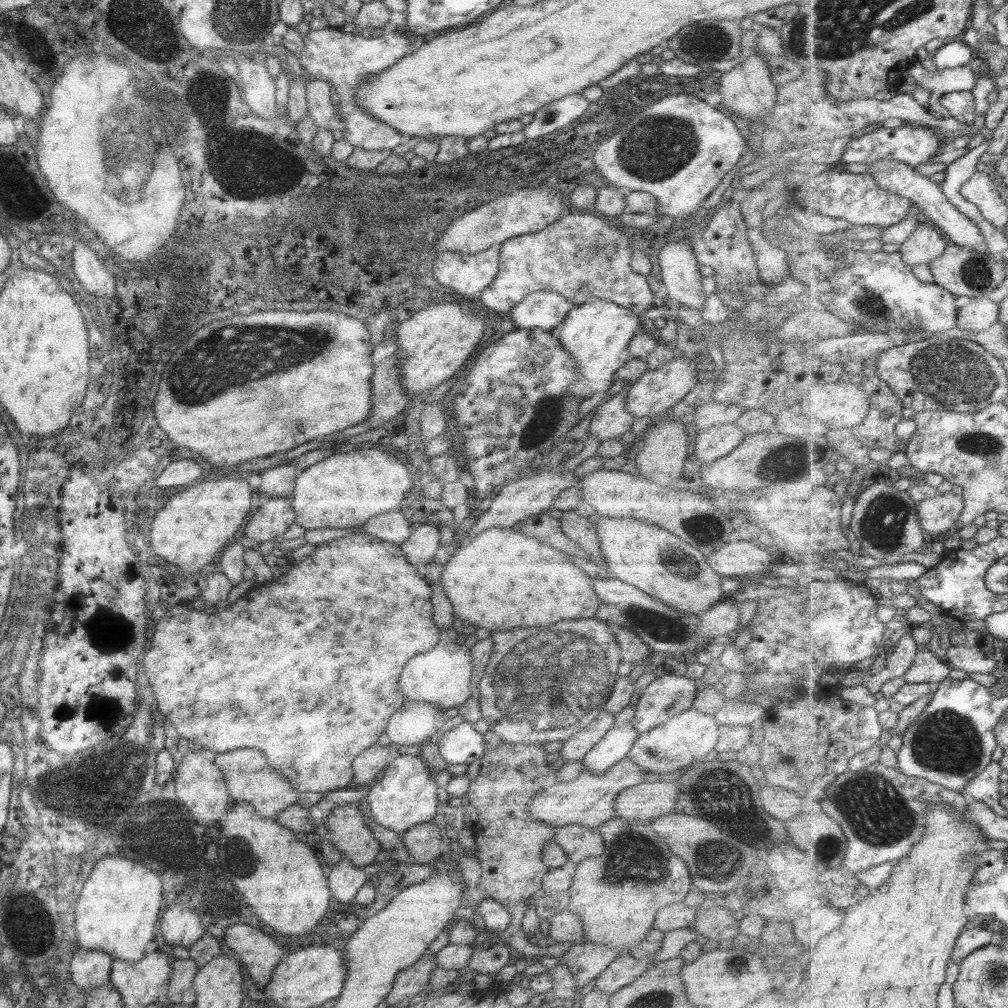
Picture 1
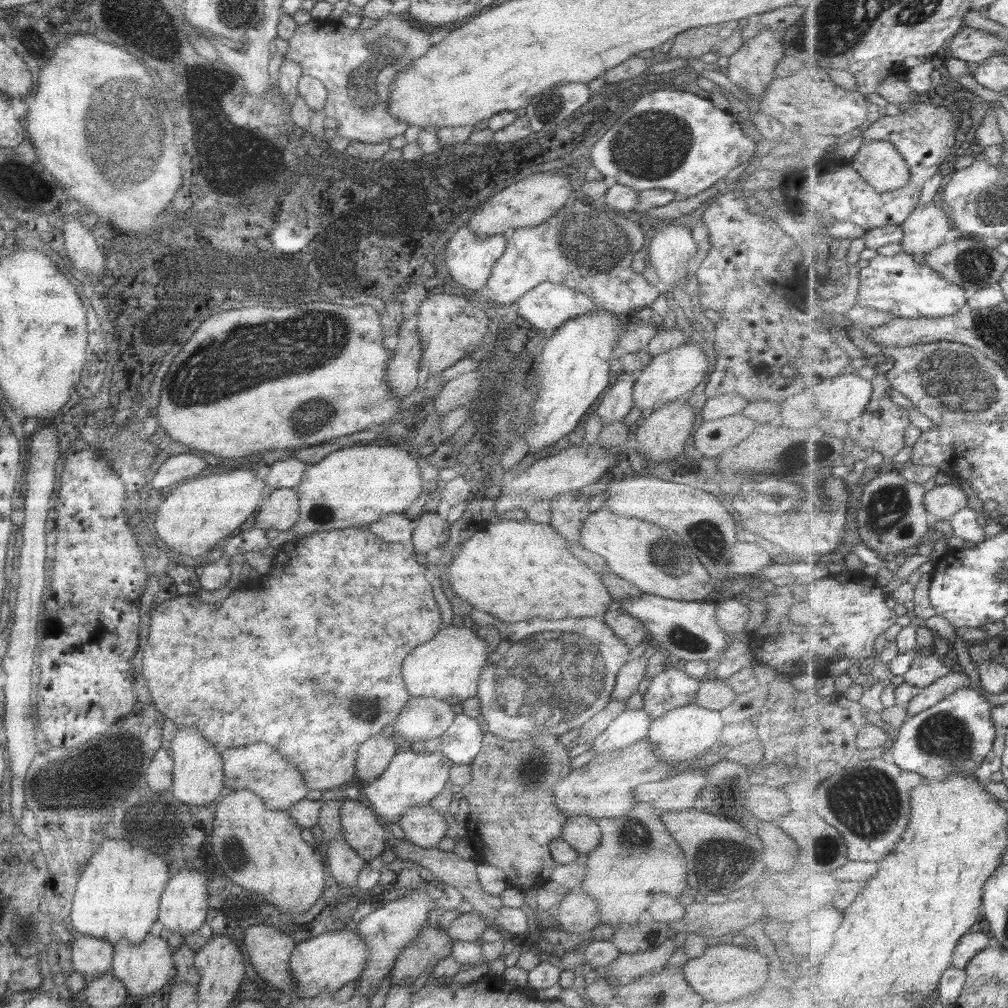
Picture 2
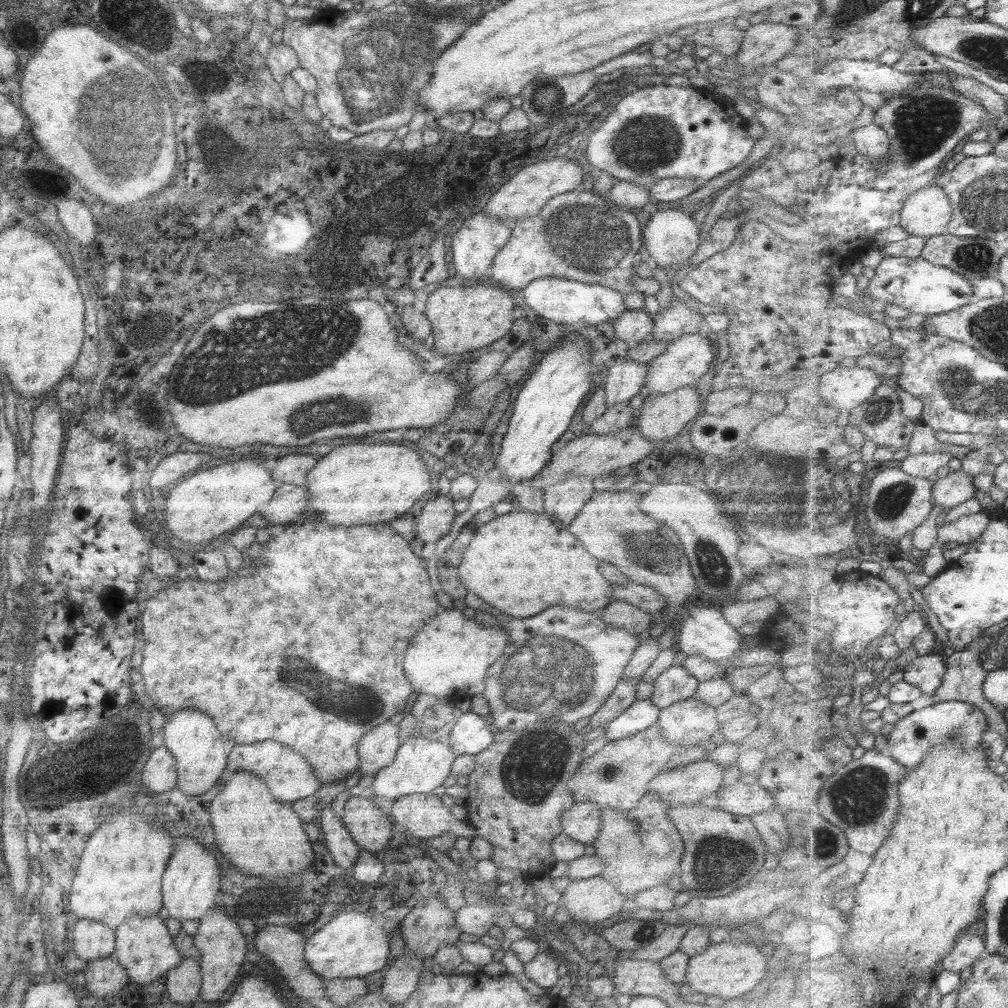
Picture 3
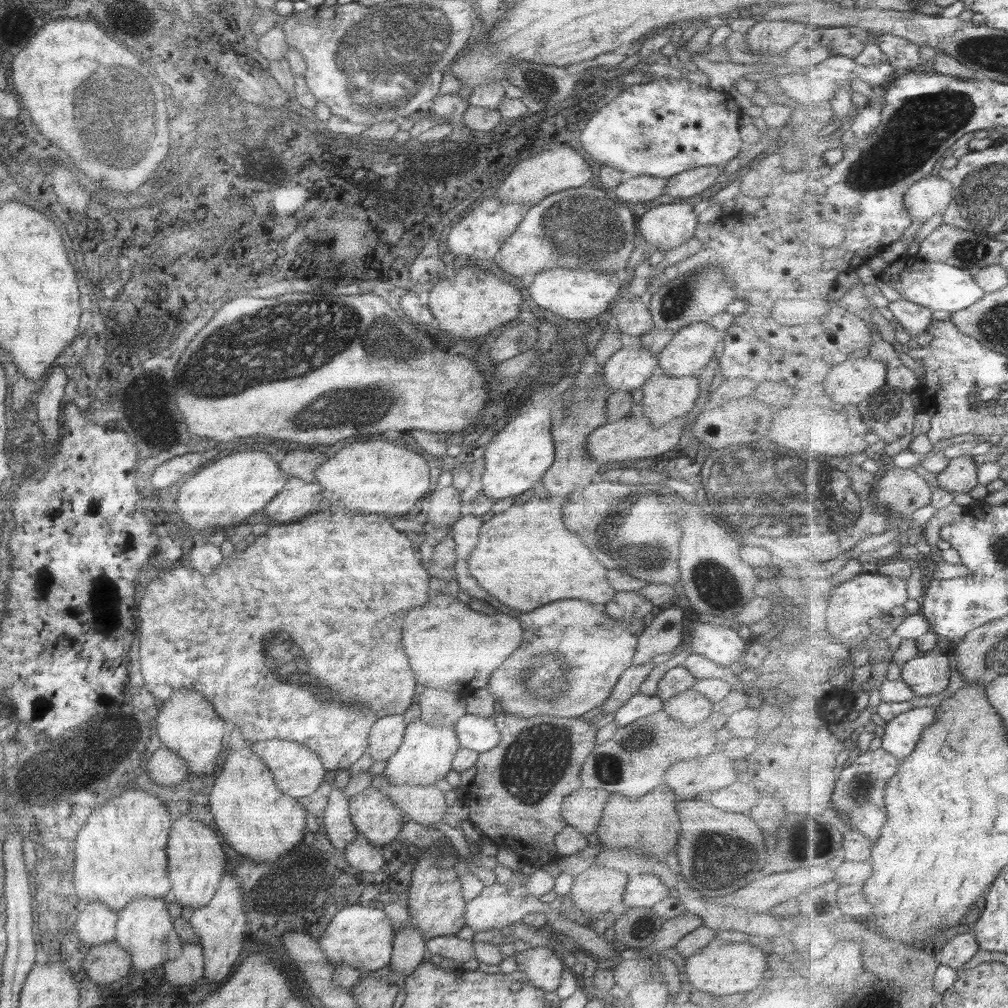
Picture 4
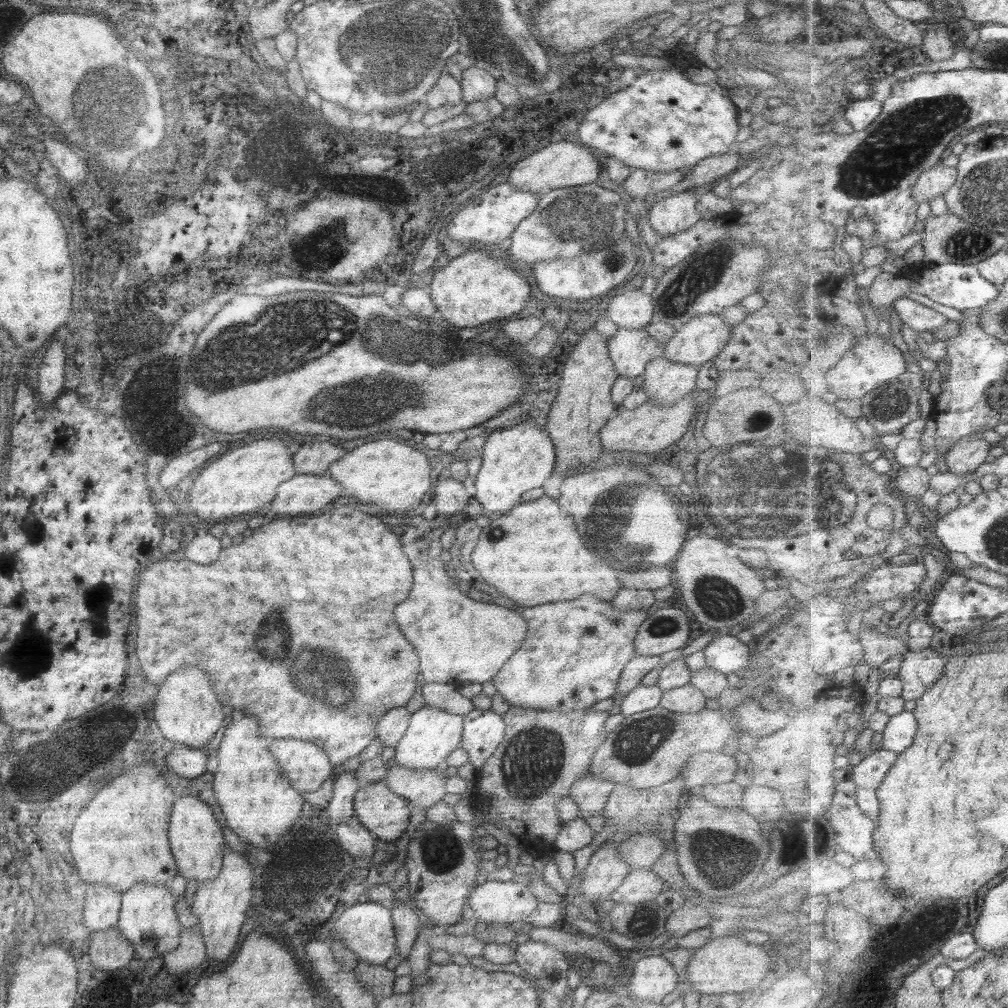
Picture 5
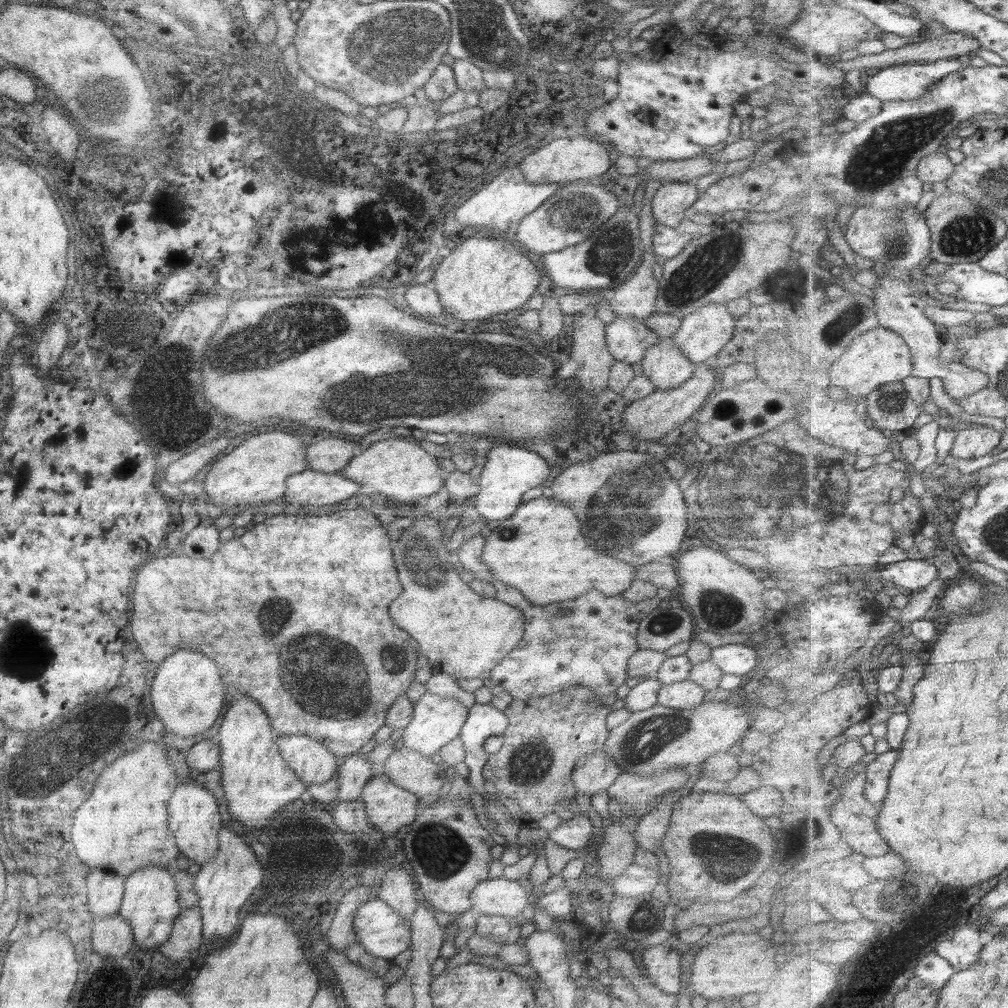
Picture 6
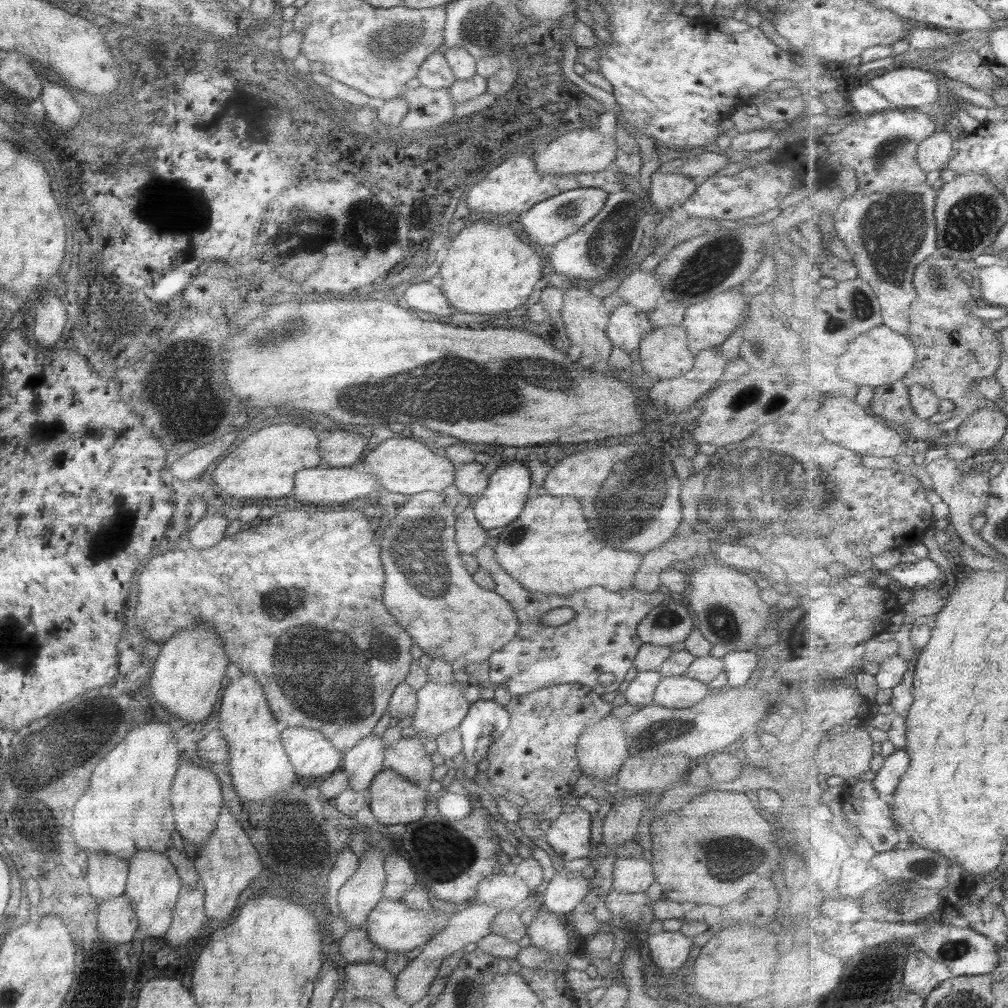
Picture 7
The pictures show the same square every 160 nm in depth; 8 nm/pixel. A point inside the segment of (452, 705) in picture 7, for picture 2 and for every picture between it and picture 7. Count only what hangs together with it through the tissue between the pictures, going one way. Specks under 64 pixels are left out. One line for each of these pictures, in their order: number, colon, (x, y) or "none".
2: (411, 778)
3: (420, 764)
4: (424, 755)
5: (431, 734)
6: (435, 720)

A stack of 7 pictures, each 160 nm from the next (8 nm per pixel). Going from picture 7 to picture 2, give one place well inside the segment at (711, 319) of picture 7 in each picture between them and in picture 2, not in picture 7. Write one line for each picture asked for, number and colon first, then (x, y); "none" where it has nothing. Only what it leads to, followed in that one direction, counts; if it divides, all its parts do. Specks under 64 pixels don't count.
2: (672, 375)
3: (683, 360)
4: (690, 348)
5: (701, 337)
6: (702, 333)

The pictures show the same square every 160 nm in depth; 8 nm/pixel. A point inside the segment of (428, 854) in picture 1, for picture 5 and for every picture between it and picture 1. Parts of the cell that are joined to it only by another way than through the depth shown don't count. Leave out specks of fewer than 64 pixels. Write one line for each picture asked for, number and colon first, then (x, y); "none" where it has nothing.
2: (422, 826)
3: (423, 816)
4: (424, 805)
5: (421, 789)

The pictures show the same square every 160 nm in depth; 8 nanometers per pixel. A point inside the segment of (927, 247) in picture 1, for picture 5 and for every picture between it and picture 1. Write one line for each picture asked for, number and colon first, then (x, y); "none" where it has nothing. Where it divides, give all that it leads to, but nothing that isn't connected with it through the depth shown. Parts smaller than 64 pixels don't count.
2: (924, 230)
3: (928, 211)
4: (933, 195)
5: (937, 181)

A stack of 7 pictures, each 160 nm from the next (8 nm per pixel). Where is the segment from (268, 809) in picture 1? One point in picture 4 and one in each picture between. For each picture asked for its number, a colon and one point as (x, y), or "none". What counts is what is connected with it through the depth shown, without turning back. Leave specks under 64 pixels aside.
2: (257, 768)
3: (288, 777)
4: (296, 772)

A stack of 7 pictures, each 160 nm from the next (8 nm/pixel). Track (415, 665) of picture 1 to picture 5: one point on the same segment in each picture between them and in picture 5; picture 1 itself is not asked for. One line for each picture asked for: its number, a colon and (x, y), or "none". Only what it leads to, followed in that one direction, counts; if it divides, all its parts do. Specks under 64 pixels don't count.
2: (446, 668)
3: (450, 654)
4: (447, 645)
5: (457, 640)

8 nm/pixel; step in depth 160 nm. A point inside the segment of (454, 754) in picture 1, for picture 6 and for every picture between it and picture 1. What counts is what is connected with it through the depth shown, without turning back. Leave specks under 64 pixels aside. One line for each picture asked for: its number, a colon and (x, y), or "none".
2: (461, 741)
3: (471, 733)
4: (477, 733)
5: (482, 730)
6: (482, 720)

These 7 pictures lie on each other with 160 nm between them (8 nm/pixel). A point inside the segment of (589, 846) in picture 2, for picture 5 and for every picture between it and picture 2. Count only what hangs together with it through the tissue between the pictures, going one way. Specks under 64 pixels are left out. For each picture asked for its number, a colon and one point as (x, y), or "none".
3: (580, 822)
4: (582, 809)
5: (588, 794)

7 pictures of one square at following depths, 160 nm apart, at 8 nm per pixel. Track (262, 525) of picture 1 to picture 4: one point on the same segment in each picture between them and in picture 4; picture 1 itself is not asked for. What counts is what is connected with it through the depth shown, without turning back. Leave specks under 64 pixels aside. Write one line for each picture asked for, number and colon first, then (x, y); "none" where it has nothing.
2: (279, 509)
3: (284, 507)
4: (296, 499)

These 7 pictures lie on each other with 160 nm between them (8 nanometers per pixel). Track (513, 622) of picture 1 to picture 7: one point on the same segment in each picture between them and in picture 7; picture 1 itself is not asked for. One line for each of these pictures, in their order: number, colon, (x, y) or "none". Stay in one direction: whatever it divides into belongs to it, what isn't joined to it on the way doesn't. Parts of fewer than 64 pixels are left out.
2: (512, 570)
3: (519, 563)
4: (524, 558)
5: (531, 554)
6: (539, 551)
7: (548, 548)

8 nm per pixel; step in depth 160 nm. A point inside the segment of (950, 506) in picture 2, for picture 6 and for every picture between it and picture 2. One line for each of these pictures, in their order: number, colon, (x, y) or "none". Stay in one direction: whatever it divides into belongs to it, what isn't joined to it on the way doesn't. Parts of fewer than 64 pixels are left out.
3: (956, 487)
4: (960, 476)
5: (966, 456)
6: (977, 440)

